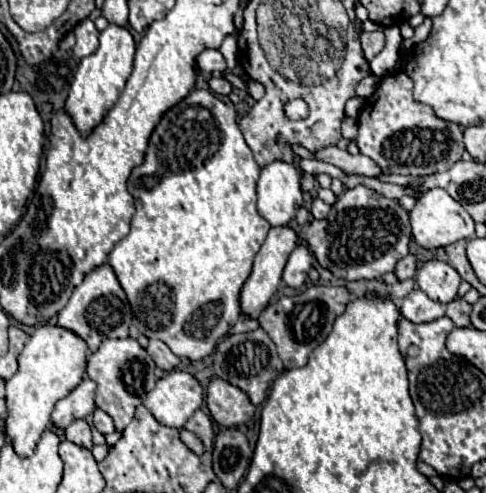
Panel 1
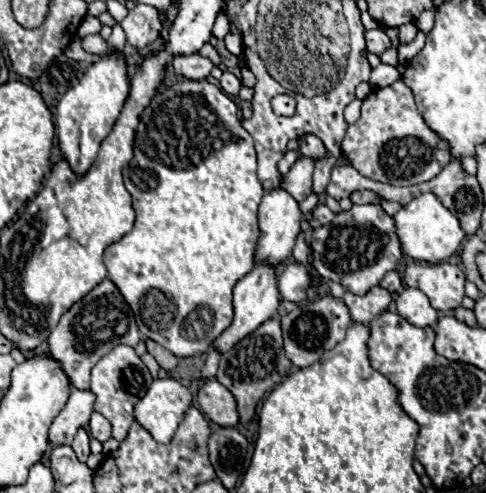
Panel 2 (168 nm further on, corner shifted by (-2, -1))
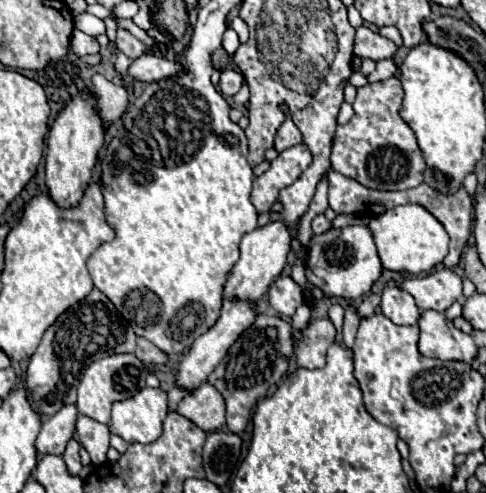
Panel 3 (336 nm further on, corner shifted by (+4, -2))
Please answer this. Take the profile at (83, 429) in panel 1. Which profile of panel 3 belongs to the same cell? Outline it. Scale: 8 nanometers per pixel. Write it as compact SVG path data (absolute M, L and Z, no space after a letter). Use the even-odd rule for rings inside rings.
M70 440L68 446L66 446L66 452L64 452L64 462L68 466L68 474L76 476L80 470L82 470L82 464L80 464L80 456L78 456L78 450L80 450L80 444L76 440Z

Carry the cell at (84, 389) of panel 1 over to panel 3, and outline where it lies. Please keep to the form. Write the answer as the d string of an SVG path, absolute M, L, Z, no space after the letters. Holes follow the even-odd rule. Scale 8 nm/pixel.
M66 406L62 412L54 414L52 418L42 420L42 430L36 438L36 450L40 454L56 454L62 456L66 442L74 438L74 424L76 424L76 406Z

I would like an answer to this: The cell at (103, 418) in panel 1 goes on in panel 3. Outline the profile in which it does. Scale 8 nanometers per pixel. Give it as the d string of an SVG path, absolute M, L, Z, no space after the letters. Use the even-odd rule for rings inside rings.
M78 416L76 434L78 434L78 442L88 450L94 468L108 462L106 452L108 452L110 432L106 424L98 424L96 420L90 420L88 416Z

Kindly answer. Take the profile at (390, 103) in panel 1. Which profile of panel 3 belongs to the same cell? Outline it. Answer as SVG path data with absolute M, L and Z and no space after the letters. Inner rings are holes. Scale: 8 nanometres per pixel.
M388 78L358 88L352 104L352 120L336 128L330 156L336 172L374 190L408 190L422 182L422 152L412 128L398 114L402 96L404 90L398 78Z

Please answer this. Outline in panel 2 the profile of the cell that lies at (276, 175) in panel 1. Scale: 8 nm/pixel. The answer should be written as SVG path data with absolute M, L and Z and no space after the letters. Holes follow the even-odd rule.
M274 187L268 191L258 207L258 227L260 227L260 239L258 239L258 251L256 251L256 263L268 261L272 265L280 265L292 255L292 247L296 241L296 235L300 231L300 221L302 221L302 211L298 201L284 189L284 187Z

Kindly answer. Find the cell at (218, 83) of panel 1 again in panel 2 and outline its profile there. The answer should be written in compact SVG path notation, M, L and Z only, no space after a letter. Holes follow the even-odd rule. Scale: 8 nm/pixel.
M224 71L222 79L220 79L220 87L222 87L224 93L228 93L228 95L238 95L240 85L242 85L242 83L240 83L240 79L238 79L234 73Z

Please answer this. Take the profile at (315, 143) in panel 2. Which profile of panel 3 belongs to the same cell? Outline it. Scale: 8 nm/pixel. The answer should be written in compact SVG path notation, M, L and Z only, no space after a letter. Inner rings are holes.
M286 120L278 132L276 132L276 138L274 138L274 148L278 152L290 148L290 146L296 146L296 144L302 144L302 134L298 132L298 128L294 126L292 120Z

